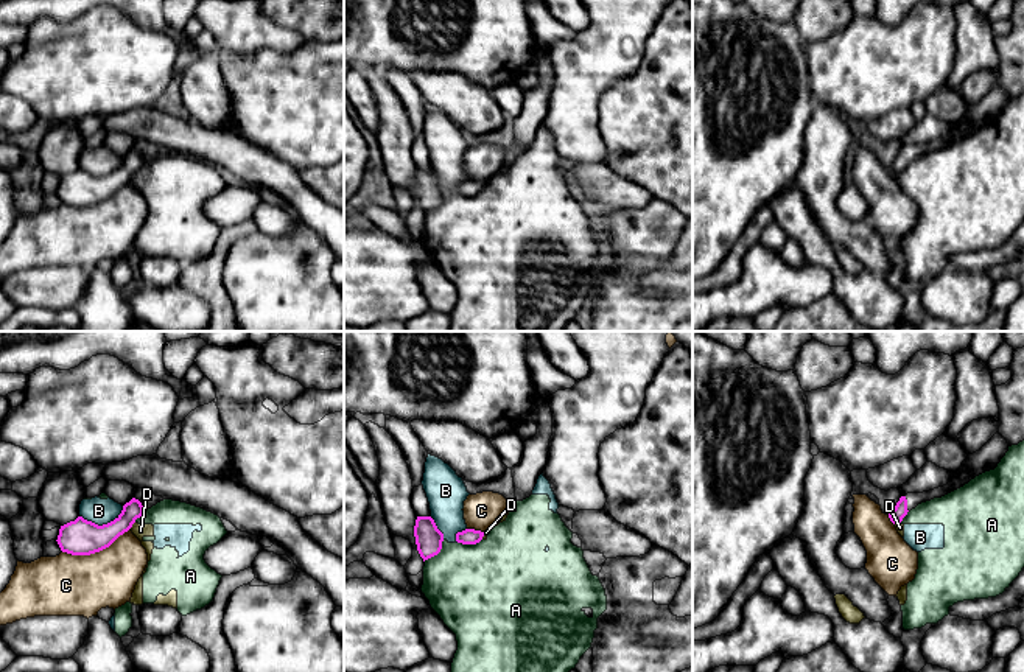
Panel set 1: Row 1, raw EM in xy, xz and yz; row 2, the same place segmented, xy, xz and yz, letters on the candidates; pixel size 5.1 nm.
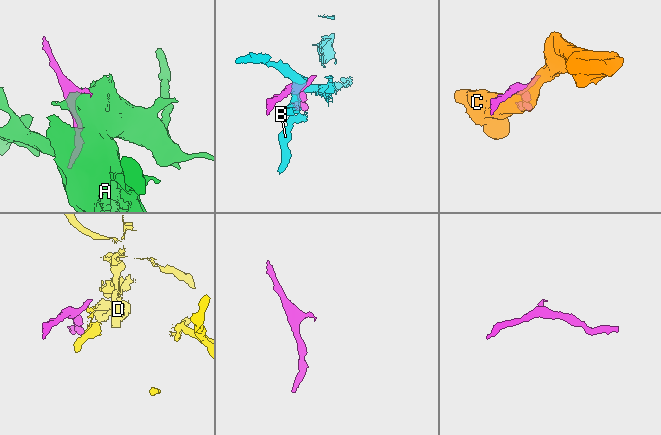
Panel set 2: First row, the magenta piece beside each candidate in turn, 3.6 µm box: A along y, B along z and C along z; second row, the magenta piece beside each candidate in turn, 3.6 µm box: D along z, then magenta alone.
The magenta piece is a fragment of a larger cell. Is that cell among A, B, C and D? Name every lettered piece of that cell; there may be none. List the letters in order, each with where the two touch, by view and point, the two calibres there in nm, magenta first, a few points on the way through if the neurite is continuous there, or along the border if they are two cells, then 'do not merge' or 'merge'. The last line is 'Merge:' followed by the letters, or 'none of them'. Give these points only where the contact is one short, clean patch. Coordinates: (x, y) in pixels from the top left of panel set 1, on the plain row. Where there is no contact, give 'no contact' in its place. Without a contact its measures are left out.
A: xz (436, 206) | 140/440 nm | do not merge
B: xy (103, 176) | 190/130 nm | do not merge
C: xy (95, 202) | 190/320 nm | do not merge
D: xy (133, 174) | 160/70 nm | along xy (134, 173), (129, 179) | do not merge
Merge: none of them

